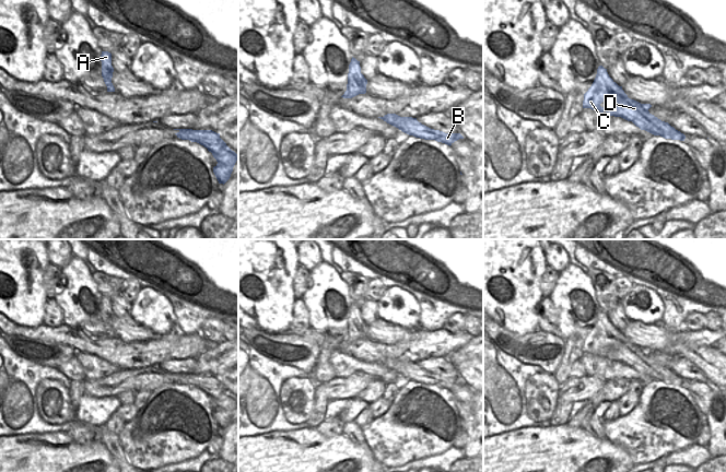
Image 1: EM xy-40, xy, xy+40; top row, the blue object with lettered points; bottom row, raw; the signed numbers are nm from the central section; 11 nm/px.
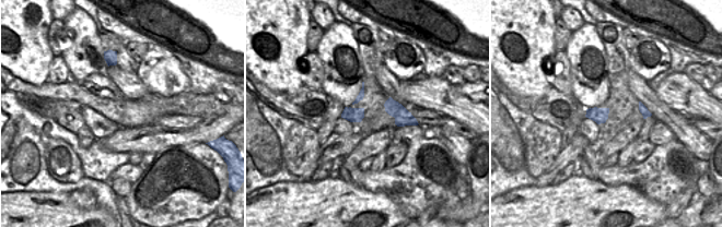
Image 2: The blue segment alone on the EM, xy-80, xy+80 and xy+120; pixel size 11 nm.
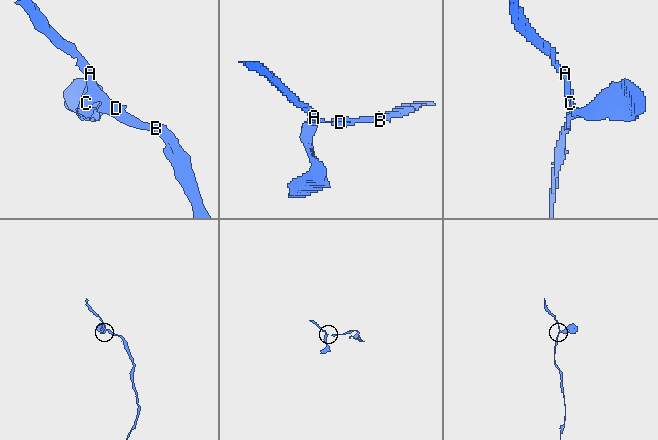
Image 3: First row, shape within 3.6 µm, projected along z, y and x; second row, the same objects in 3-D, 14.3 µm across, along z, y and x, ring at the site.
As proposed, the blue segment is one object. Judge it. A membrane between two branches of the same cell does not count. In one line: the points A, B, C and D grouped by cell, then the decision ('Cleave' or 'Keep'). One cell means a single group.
Groups: A B C D. Keep

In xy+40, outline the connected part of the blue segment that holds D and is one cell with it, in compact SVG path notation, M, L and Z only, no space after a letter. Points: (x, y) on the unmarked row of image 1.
M599 310L596 322L584 339L583 353L606 357L632 366L641 375L665 384L684 386L686 380L676 375L668 367L661 366L648 354L651 349L641 349L628 340L608 319L607 314Z

